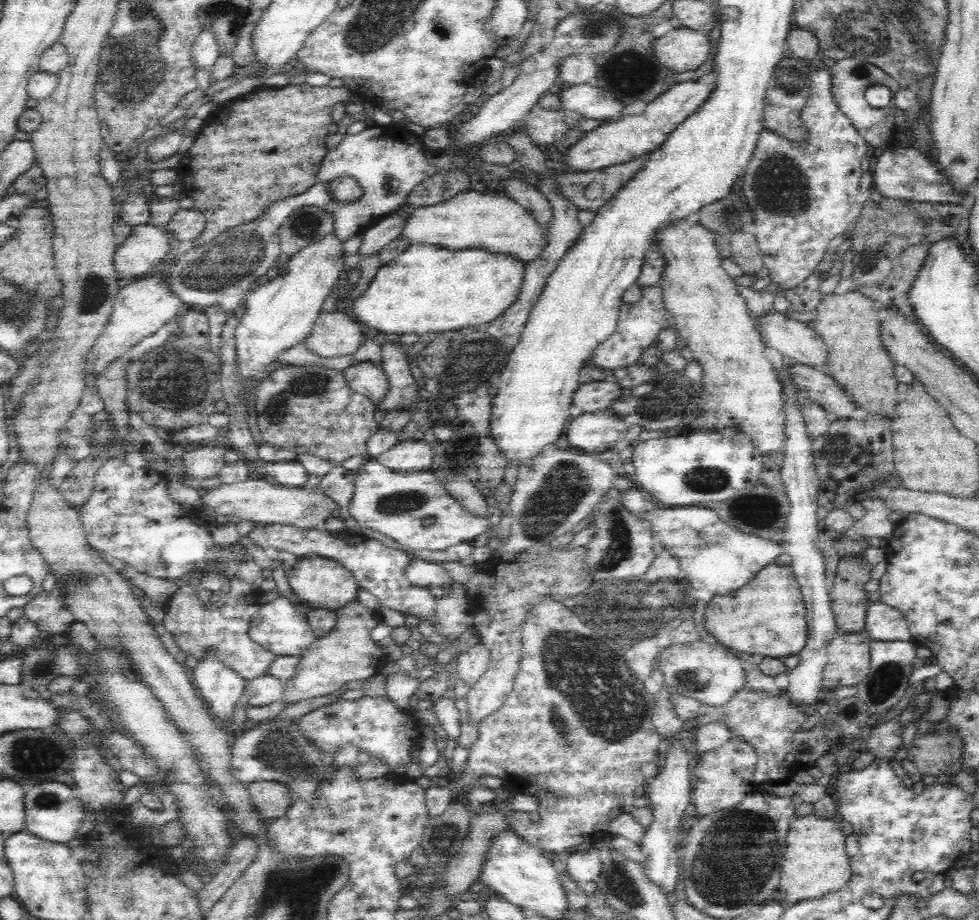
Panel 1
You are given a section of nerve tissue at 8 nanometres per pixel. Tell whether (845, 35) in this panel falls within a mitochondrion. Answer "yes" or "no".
yes

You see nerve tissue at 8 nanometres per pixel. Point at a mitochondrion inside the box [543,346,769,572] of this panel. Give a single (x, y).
(709, 480)

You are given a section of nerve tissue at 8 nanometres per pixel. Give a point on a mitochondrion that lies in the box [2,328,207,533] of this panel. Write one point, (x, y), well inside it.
(100, 439)

